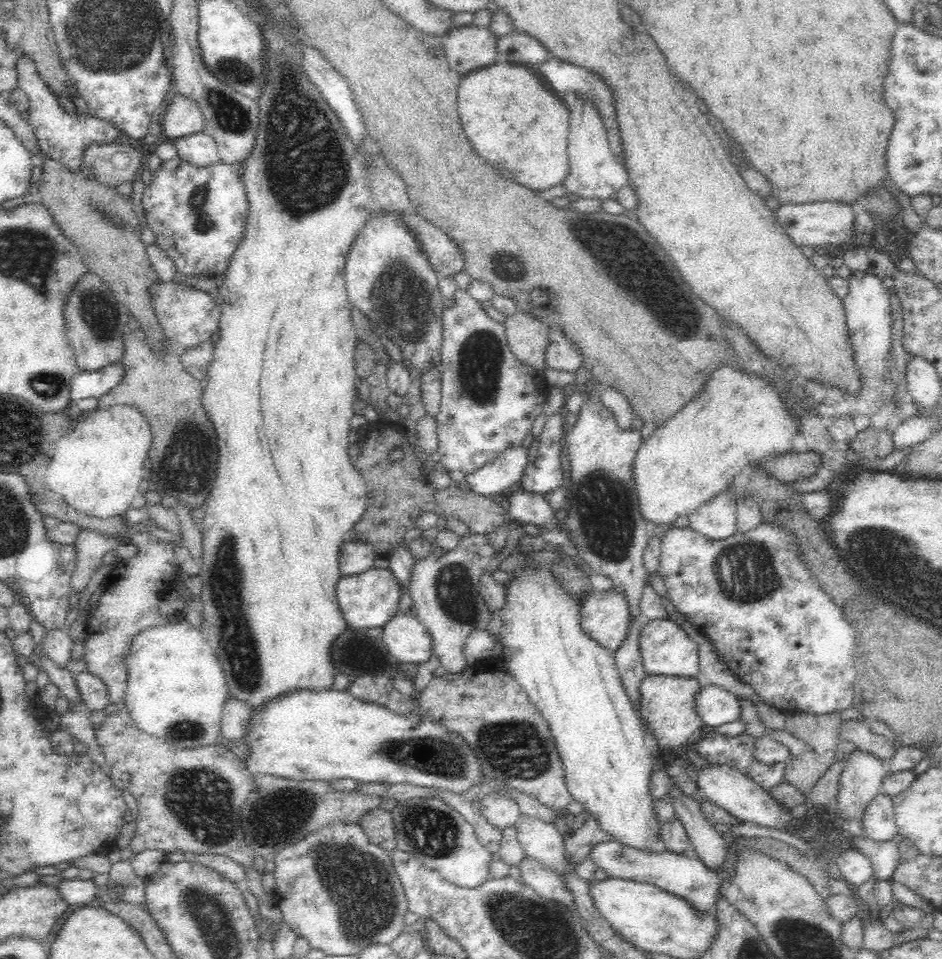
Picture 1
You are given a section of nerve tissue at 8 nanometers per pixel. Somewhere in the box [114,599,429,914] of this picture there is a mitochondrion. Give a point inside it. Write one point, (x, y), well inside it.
(210, 818)

